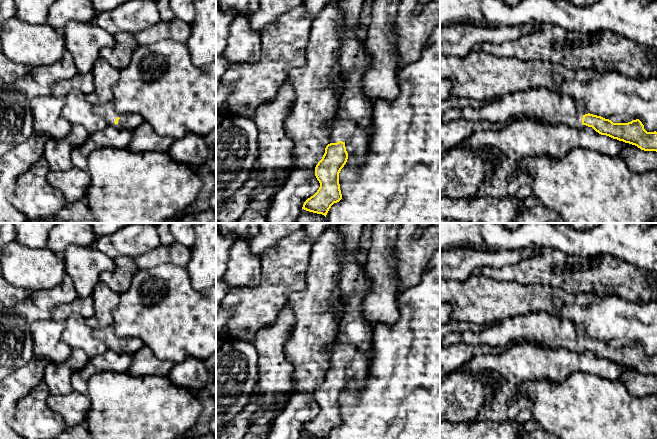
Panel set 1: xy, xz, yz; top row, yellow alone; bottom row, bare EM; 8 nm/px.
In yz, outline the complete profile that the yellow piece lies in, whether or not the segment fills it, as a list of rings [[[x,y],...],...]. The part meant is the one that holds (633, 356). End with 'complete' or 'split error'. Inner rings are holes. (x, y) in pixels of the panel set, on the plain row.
[[[545,311],[503,319],[477,332],[450,333],[443,339],[441,346],[465,344],[507,347],[522,341],[551,350],[563,348],[580,351],[583,348],[601,359],[635,369],[644,375],[657,376],[657,356],[647,356],[639,343],[628,347],[613,347],[590,337],[581,341],[573,322]]]; split error

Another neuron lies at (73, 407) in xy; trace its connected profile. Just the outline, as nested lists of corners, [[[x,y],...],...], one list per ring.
[[[72,391],[63,395],[49,395],[47,406],[64,419],[67,427],[85,425],[90,400],[86,394]]]

